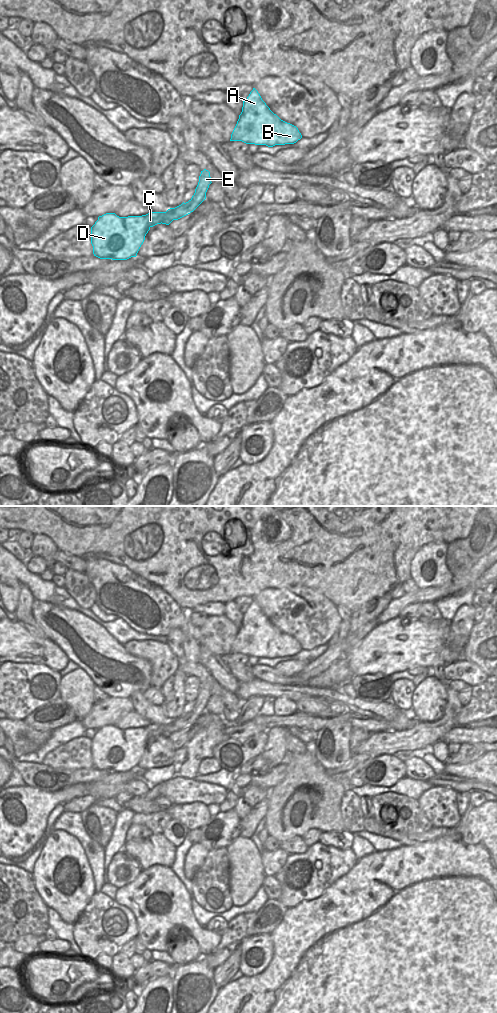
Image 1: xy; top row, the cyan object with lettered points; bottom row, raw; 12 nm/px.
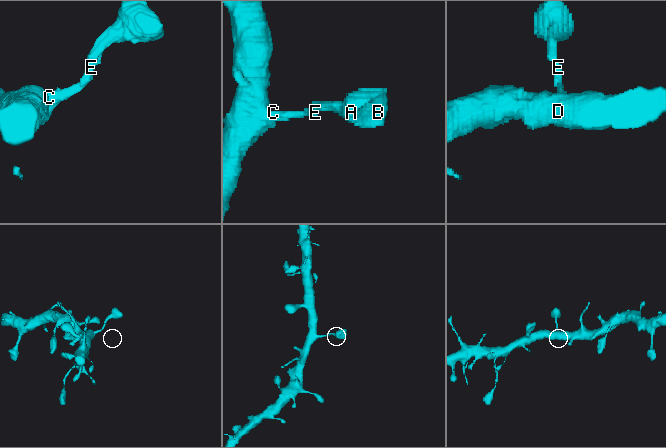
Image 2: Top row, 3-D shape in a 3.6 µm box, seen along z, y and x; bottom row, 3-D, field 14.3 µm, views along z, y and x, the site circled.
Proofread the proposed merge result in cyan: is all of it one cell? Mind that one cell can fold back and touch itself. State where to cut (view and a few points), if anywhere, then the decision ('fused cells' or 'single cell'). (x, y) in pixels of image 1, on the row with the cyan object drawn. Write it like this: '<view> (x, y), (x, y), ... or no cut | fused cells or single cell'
no cut | single cell

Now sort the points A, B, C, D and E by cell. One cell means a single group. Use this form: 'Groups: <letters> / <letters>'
Groups: A B C D E

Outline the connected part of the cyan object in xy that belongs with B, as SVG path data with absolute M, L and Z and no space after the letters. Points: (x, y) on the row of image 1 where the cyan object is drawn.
M253 88L243 101L242 112L230 141L273 147L294 144L301 138L298 128L274 114Z

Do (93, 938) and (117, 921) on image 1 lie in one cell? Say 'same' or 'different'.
same

